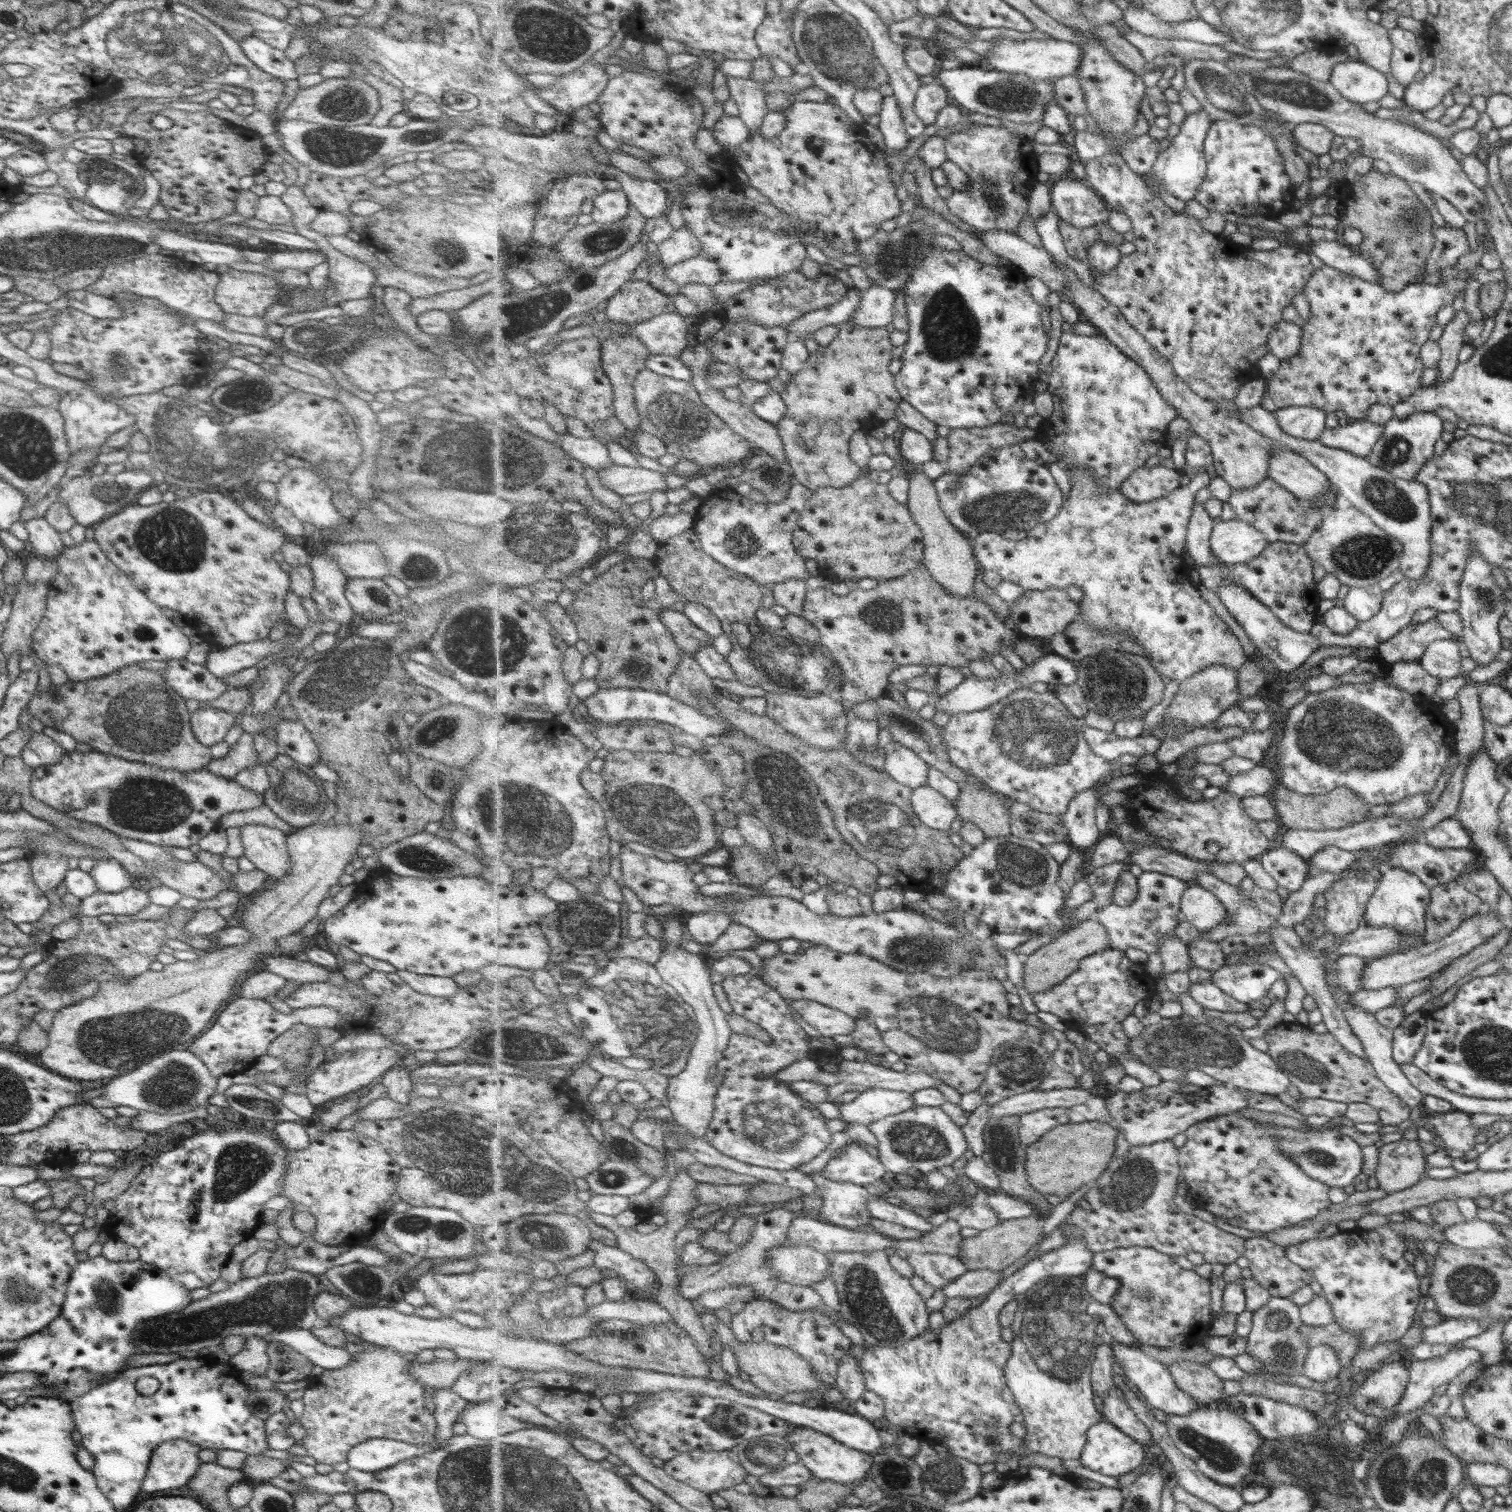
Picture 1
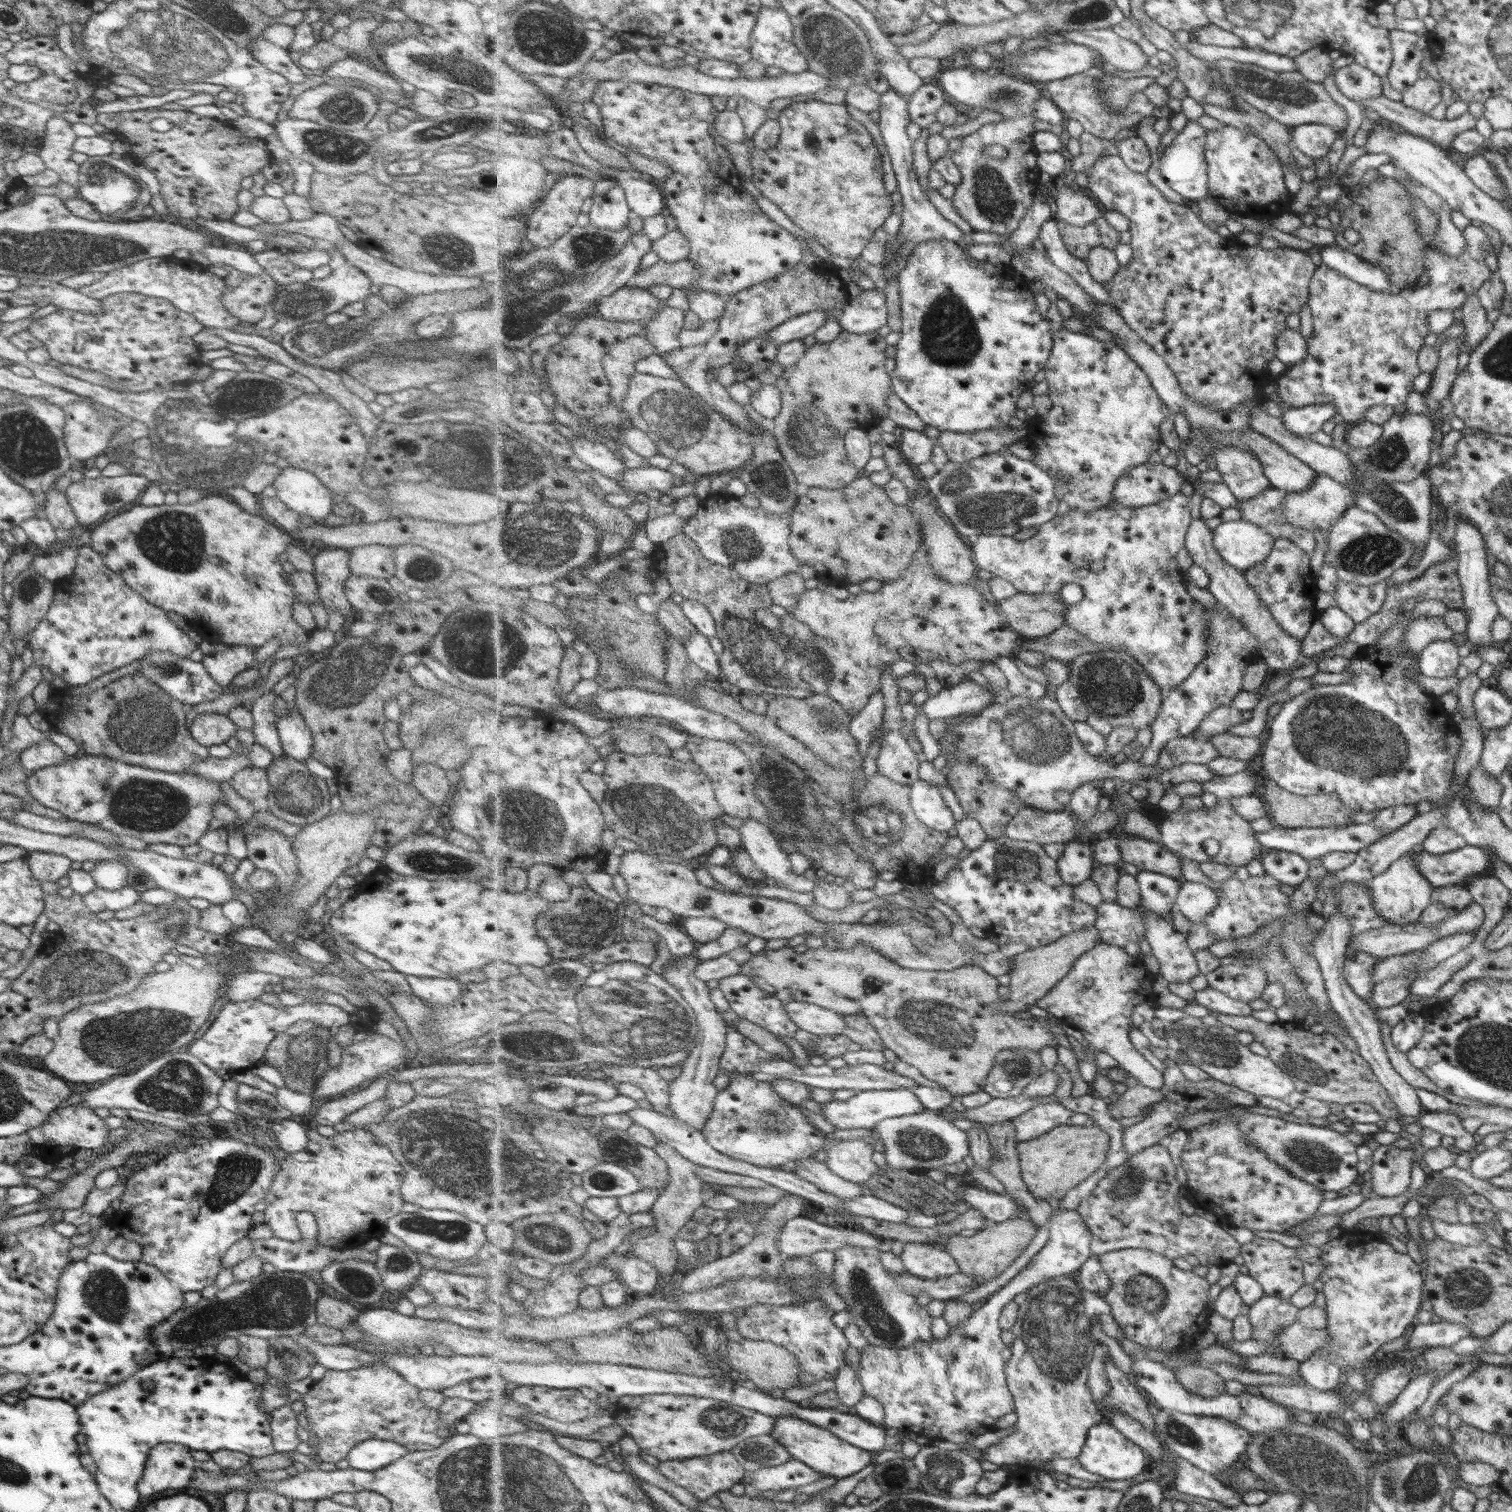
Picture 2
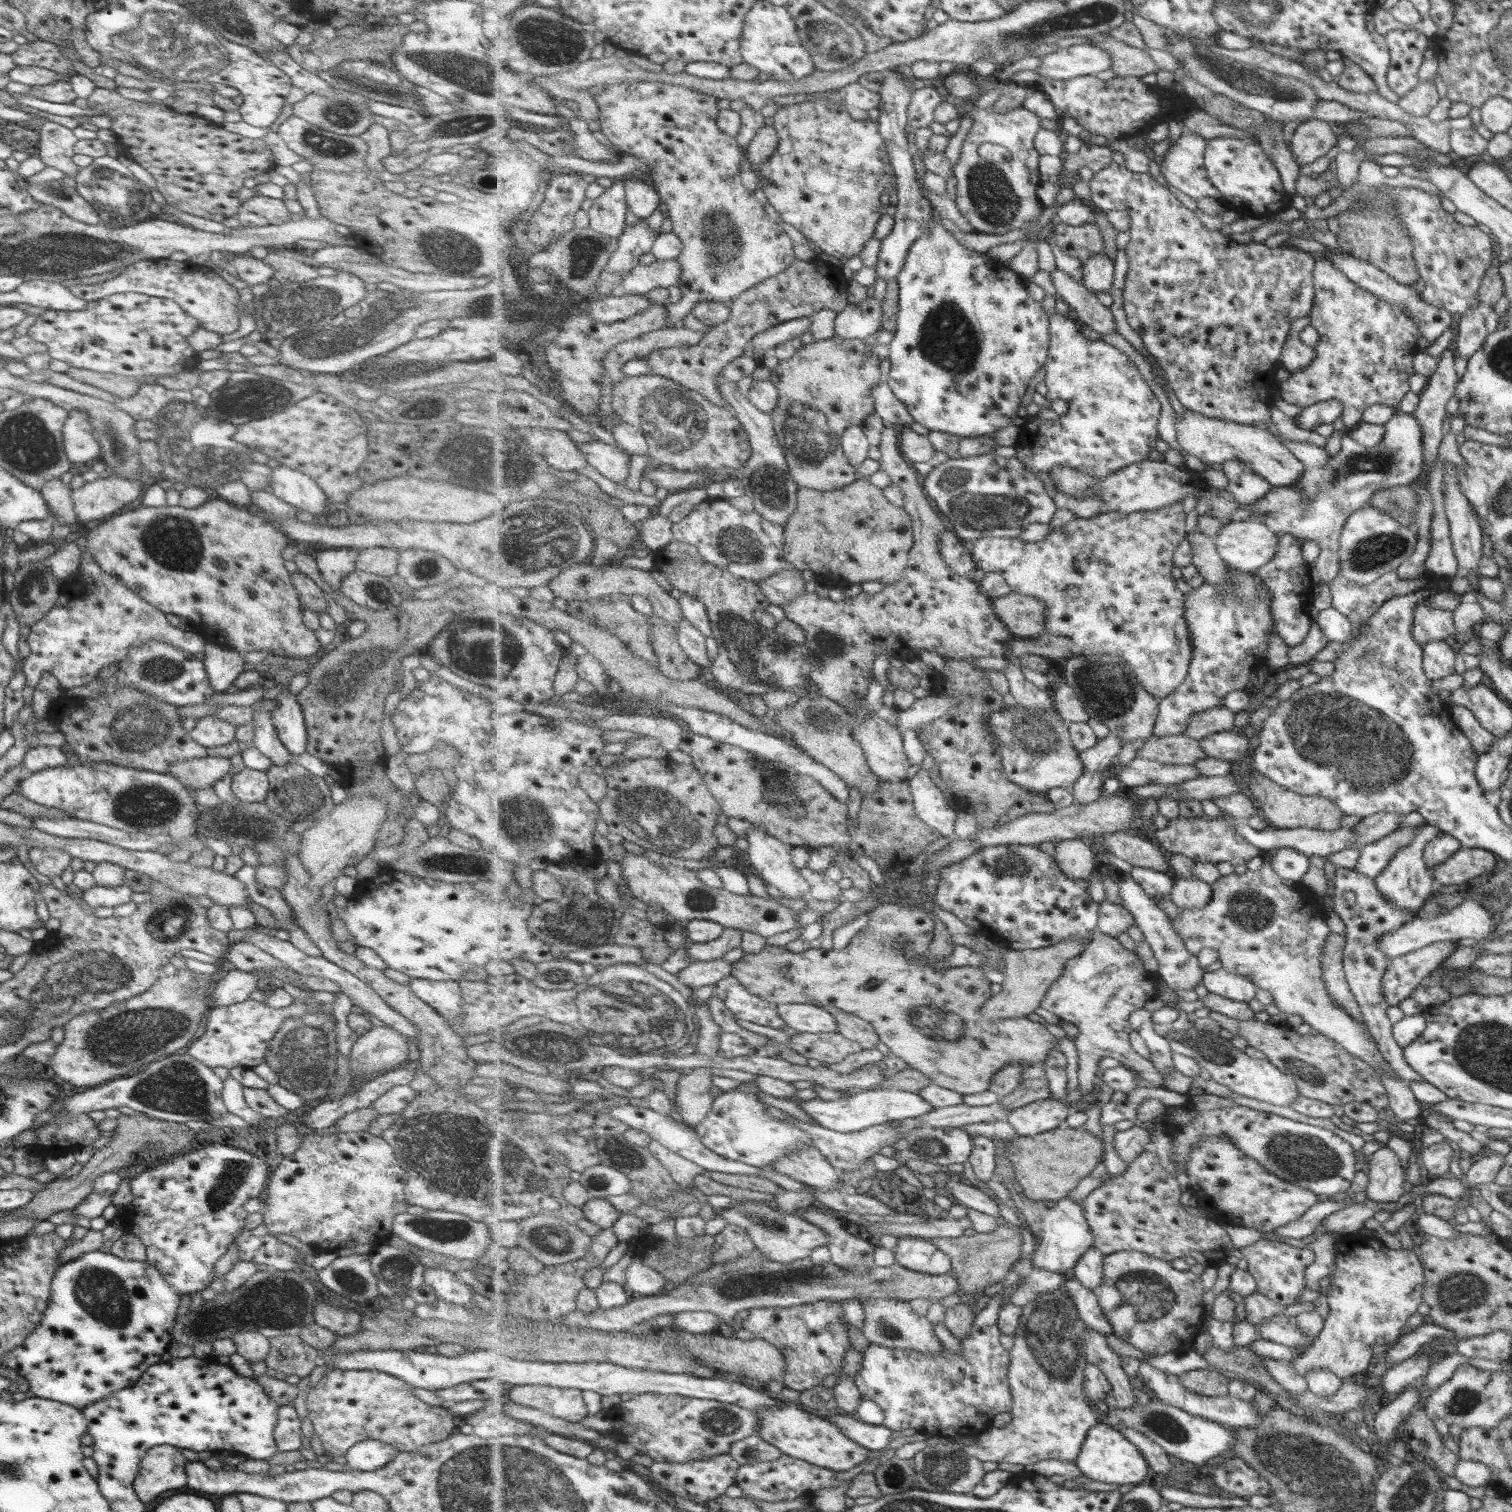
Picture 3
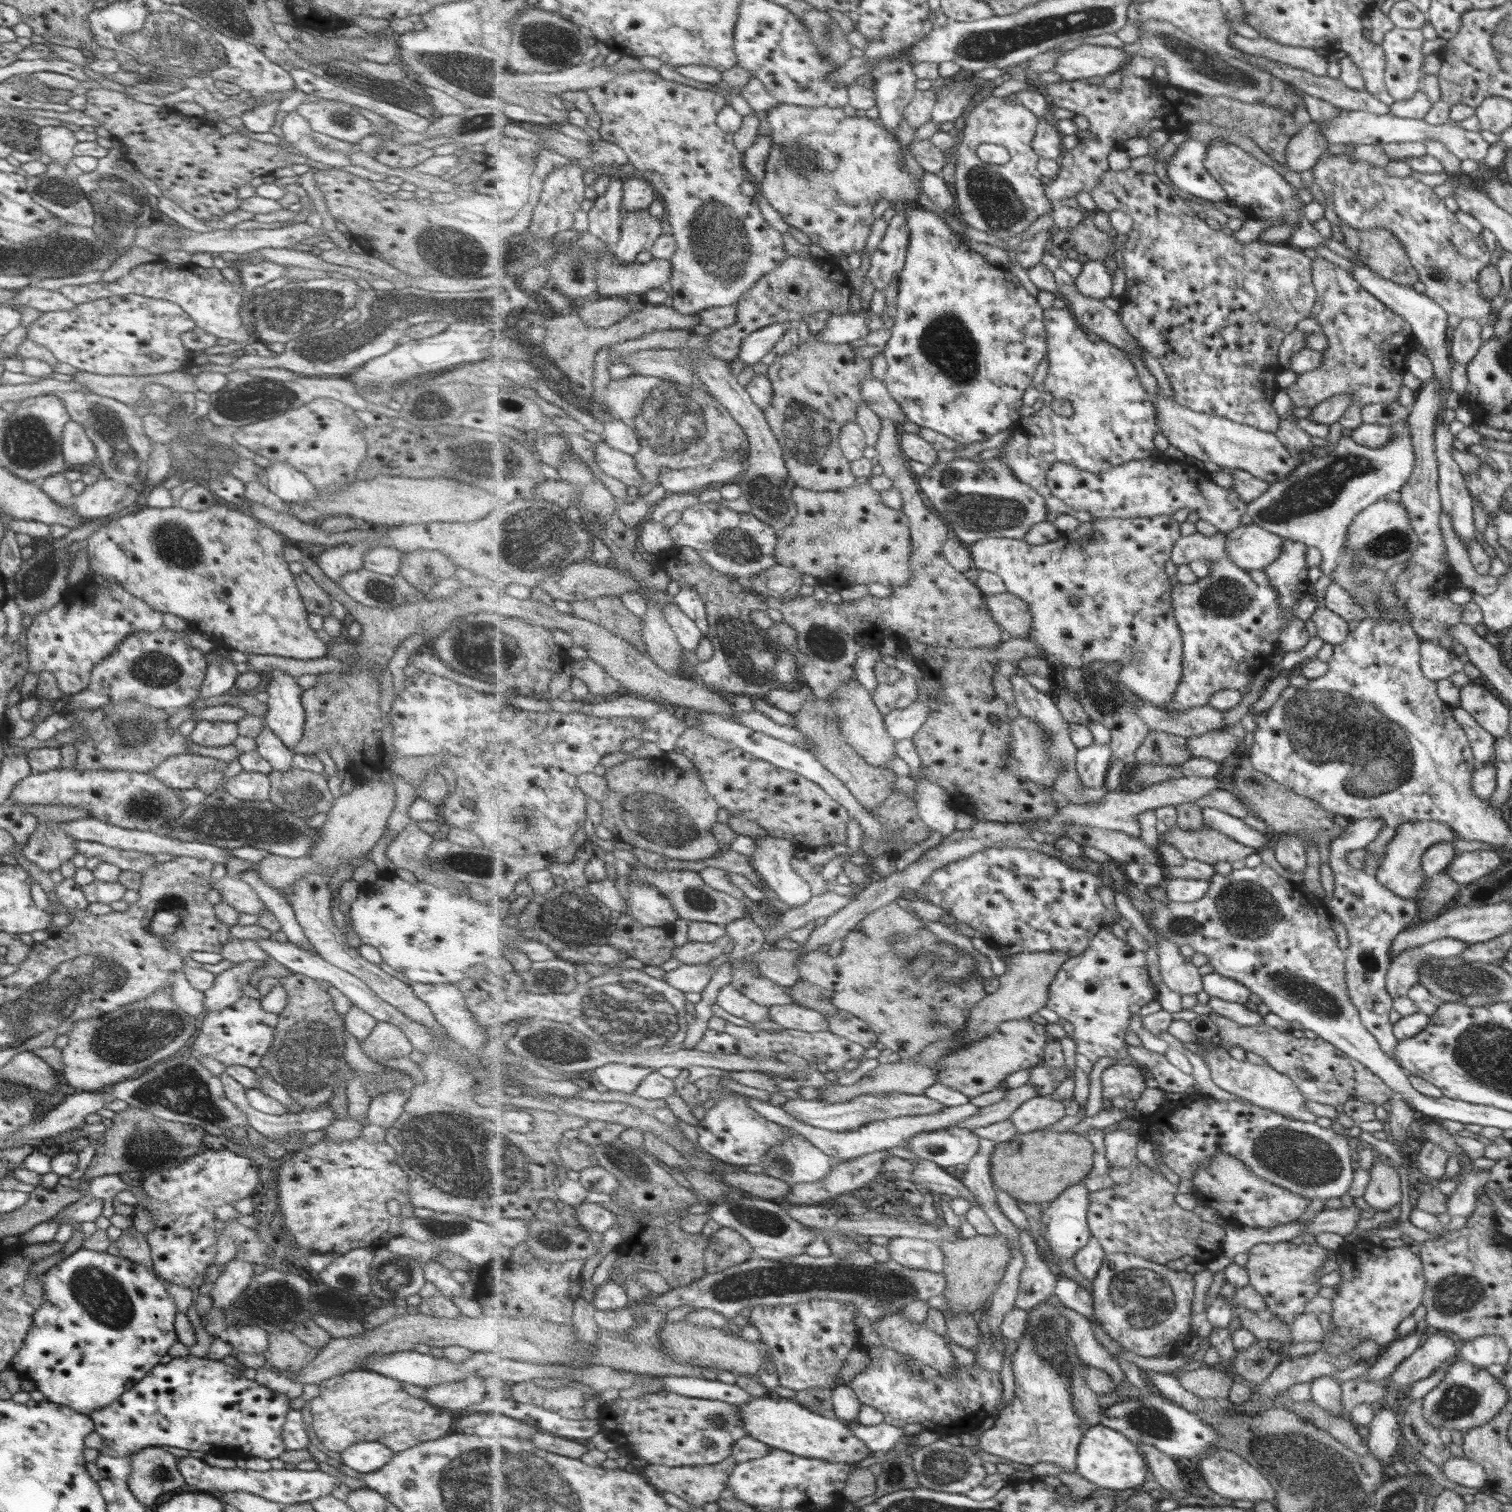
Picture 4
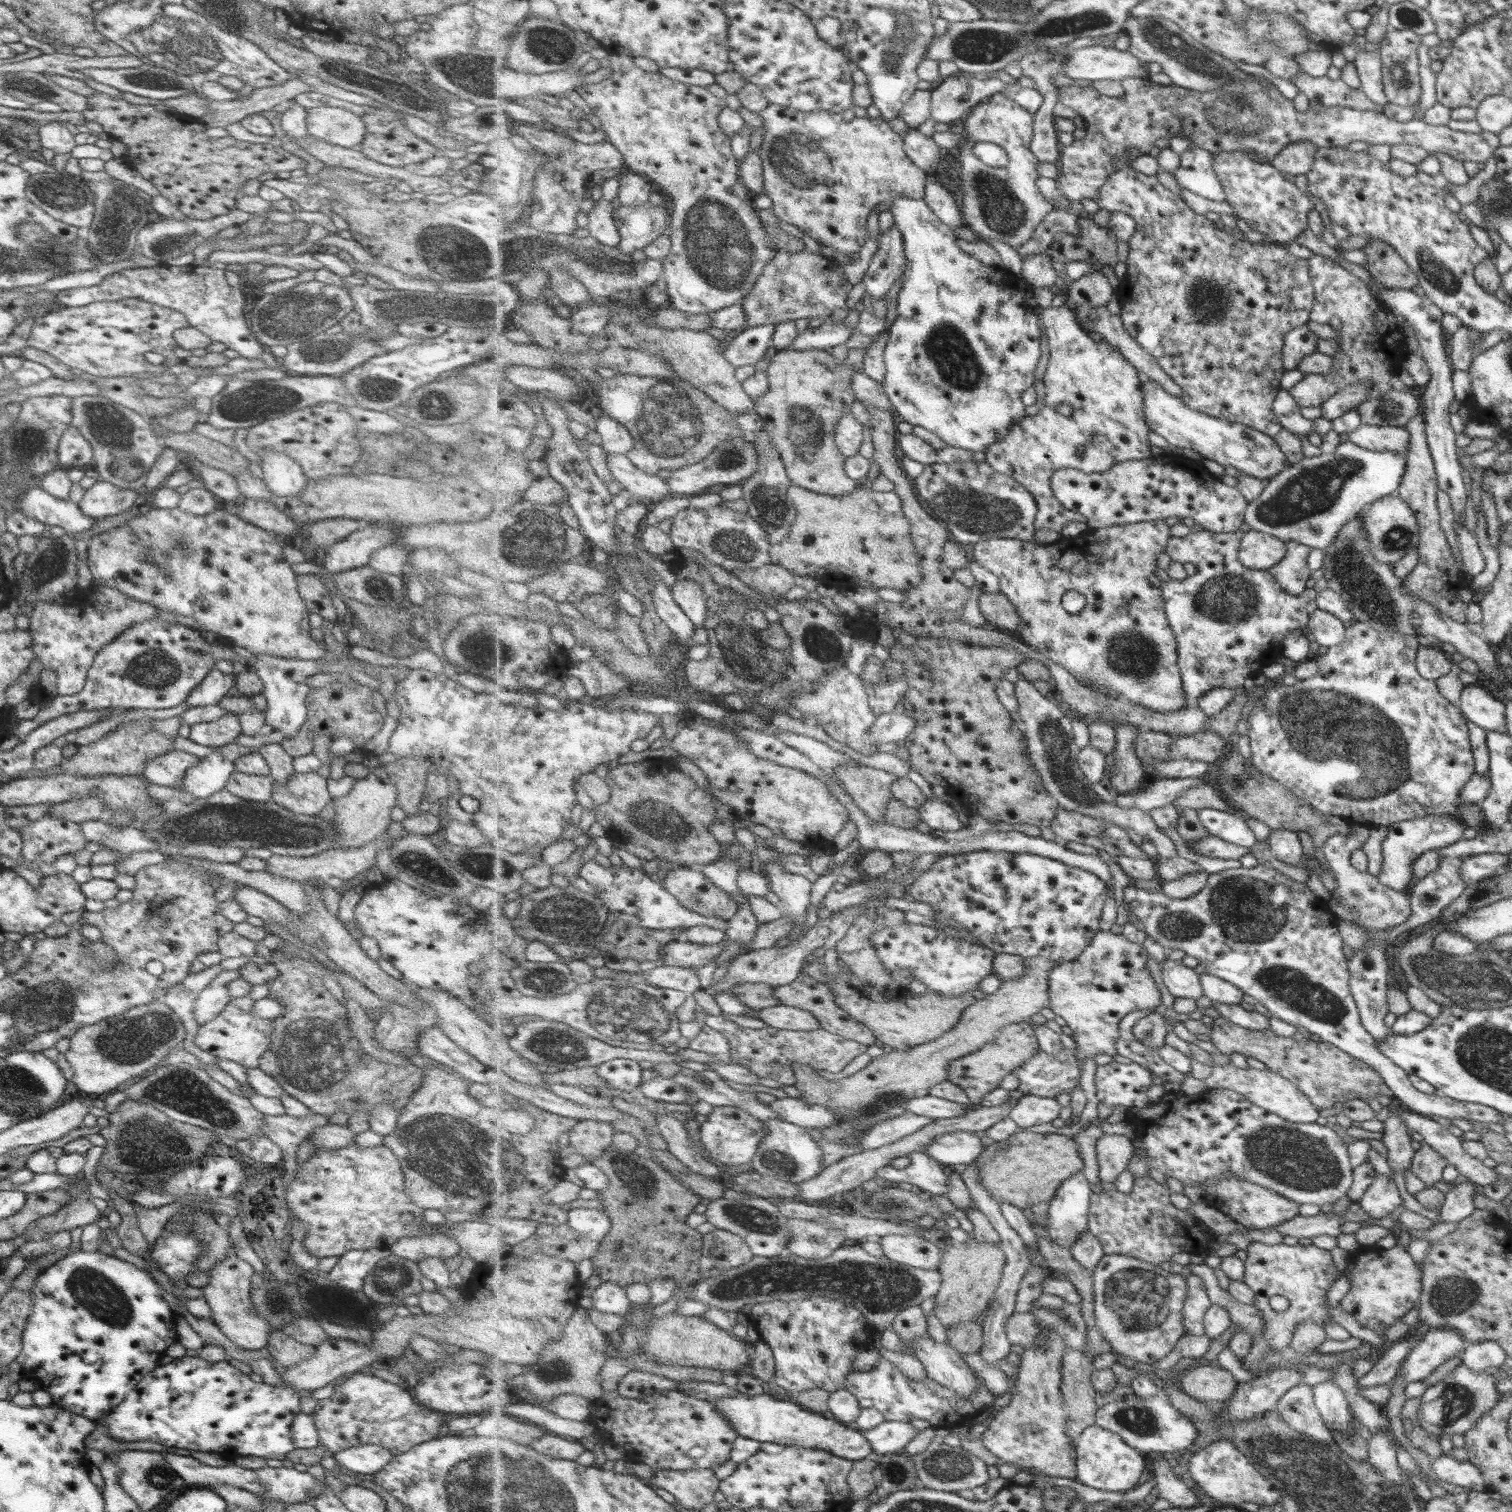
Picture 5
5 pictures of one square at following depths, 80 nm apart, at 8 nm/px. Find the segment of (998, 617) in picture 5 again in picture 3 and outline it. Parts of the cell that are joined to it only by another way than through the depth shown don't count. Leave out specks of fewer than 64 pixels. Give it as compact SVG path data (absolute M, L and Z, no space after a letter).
M1014 591L991 600L999 618L1015 637L1039 639L1048 632L1046 604L1043 601Z

